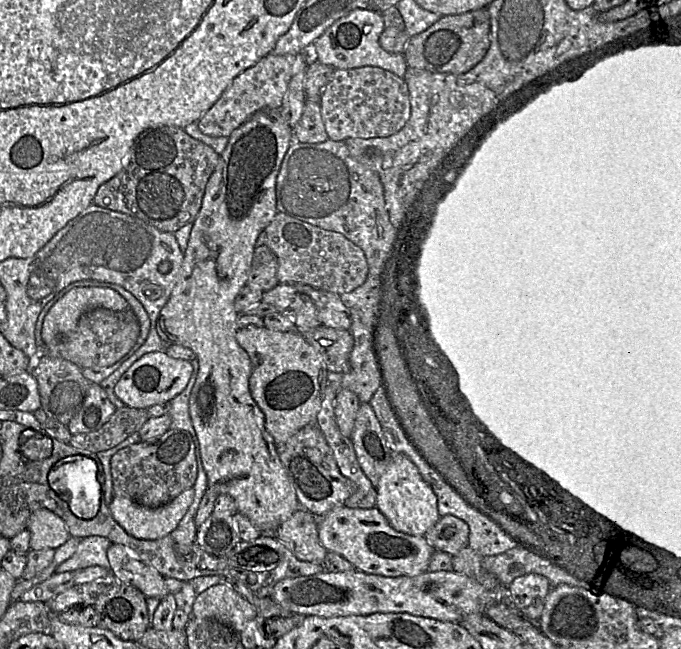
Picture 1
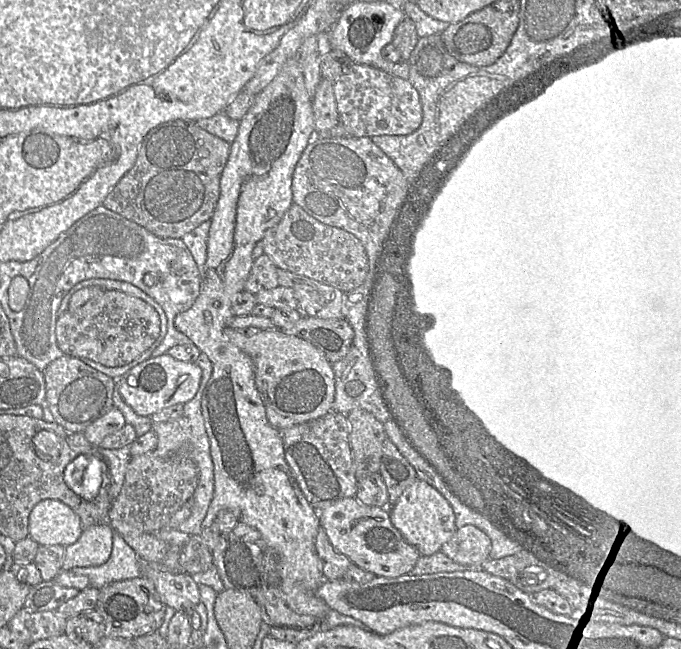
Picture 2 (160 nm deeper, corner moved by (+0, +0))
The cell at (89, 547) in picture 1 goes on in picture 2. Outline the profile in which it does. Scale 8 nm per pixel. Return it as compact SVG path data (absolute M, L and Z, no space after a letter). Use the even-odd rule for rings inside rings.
M114 533L111 556L106 563L96 567L75 567L69 571L86 576L90 586L101 590L112 582L143 576L144 565L121 535Z

